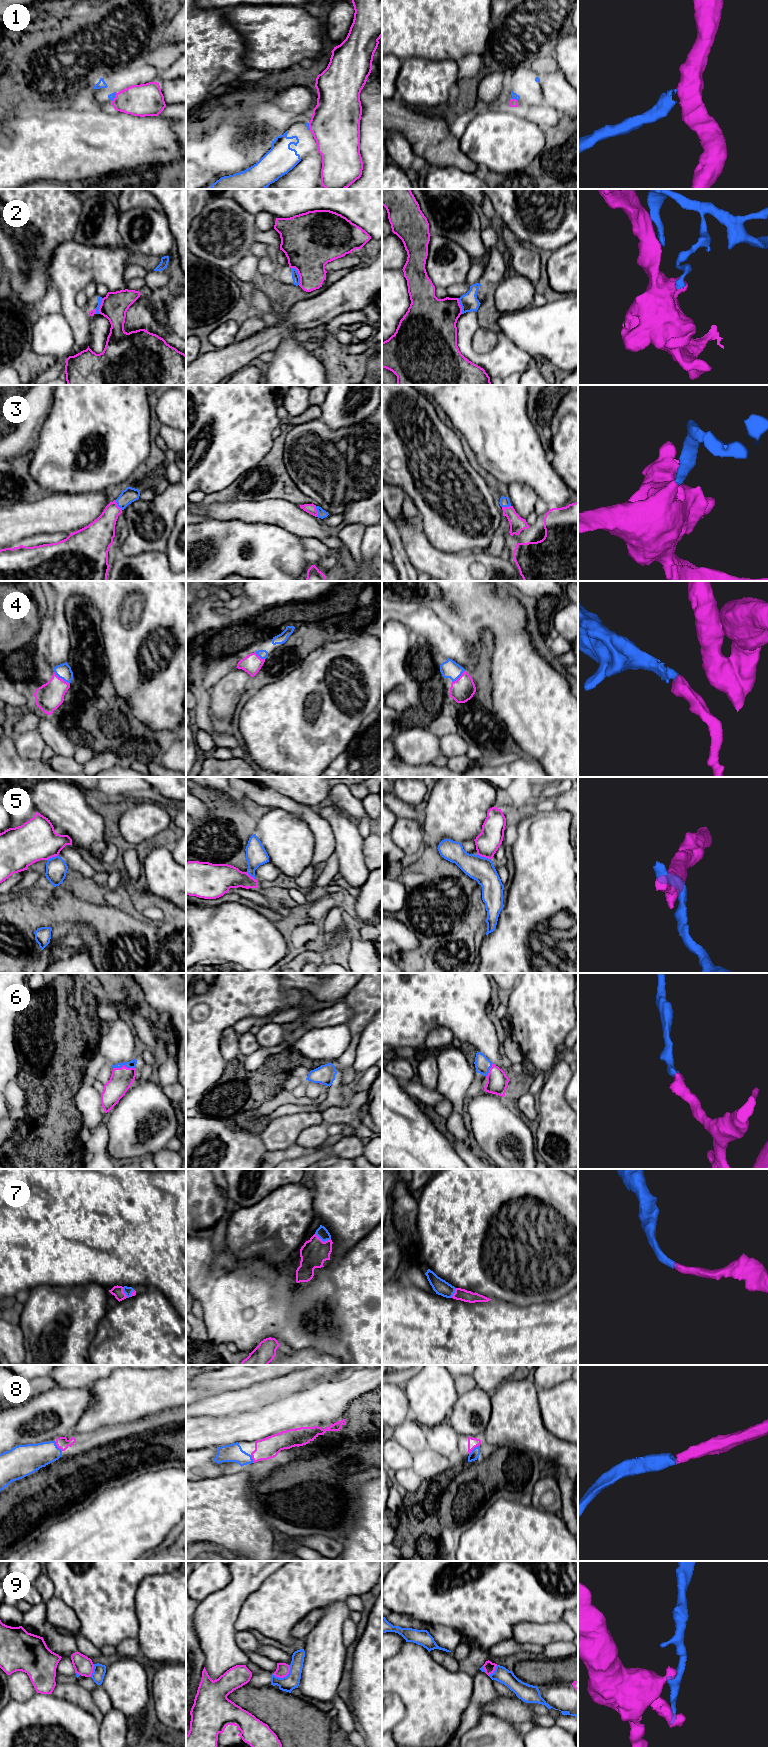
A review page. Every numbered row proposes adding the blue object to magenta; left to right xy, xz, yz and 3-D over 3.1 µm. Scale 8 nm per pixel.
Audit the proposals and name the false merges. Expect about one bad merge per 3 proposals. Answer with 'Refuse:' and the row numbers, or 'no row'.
Refuse: 1, 2, 5, 9

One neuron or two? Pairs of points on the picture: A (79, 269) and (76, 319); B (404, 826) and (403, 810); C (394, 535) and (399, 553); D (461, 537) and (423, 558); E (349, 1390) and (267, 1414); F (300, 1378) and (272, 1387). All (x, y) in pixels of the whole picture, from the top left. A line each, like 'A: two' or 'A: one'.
A: one
B: two
C: one
D: two
E: one
F: one

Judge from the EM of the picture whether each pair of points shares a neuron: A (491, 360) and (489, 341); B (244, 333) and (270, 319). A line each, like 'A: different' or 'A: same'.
A: different
B: different

